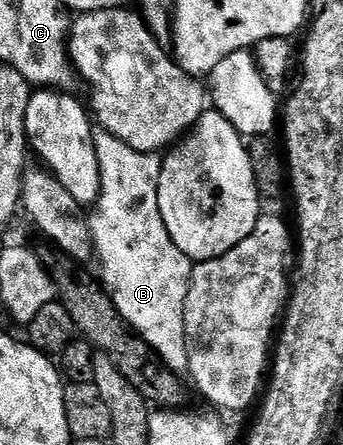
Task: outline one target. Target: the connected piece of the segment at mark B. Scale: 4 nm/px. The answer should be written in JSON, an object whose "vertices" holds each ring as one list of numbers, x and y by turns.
{"vertices":[[99,129,94,136,94,147,100,164,100,196,89,215,90,241,94,244,93,257,98,258,102,269,100,281,110,299,116,304,120,316,148,345,155,350,159,359,175,372,188,367,186,351,186,329,184,328,184,304,188,300,188,288,192,280,195,263,168,236,164,216,160,216,158,185,162,171,162,158,157,153,145,154,136,148,128,148,116,136]]}

